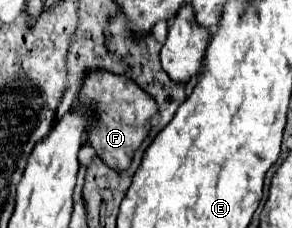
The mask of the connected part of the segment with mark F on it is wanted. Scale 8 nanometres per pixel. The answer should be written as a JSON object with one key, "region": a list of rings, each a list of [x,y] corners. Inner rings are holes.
{"region":[[[93,71],[85,79],[77,99],[95,103],[95,109],[99,113],[97,125],[89,129],[89,145],[111,169],[125,171],[133,161],[133,153],[139,149],[151,129],[151,117],[159,111],[155,99],[147,91],[143,91],[133,79],[109,71]]]}

